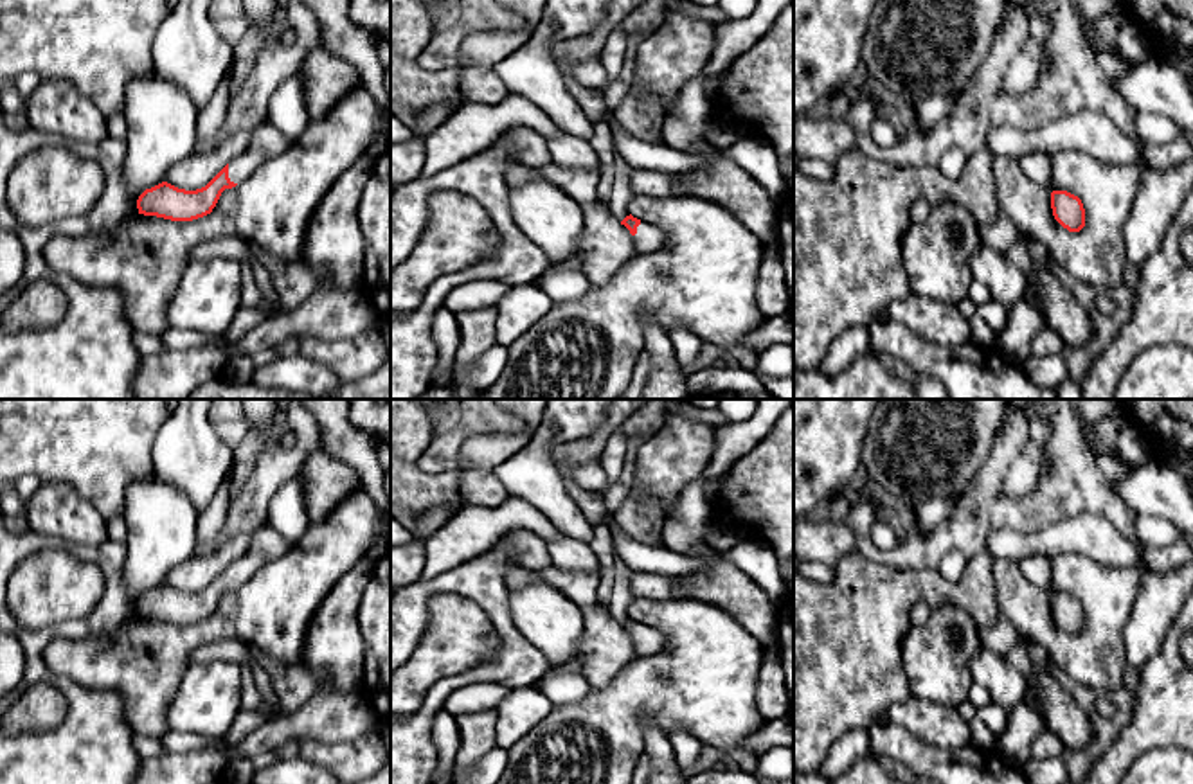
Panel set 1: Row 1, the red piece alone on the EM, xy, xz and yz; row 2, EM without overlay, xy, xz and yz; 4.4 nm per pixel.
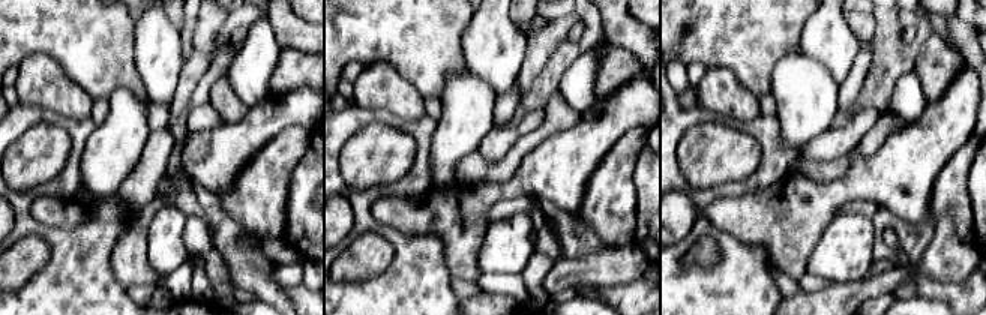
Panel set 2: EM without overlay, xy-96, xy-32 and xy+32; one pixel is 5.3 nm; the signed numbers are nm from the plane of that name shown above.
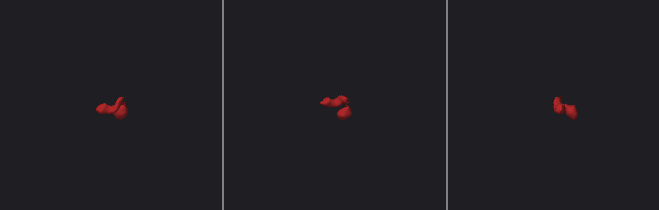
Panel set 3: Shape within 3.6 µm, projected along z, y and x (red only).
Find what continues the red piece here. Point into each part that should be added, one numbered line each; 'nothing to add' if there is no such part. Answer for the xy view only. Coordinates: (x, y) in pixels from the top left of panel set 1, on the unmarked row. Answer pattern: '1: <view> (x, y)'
1: xy (267, 543)

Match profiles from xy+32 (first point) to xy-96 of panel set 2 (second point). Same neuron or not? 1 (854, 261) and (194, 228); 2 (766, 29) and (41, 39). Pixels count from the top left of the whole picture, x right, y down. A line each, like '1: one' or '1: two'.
1: two
2: one

